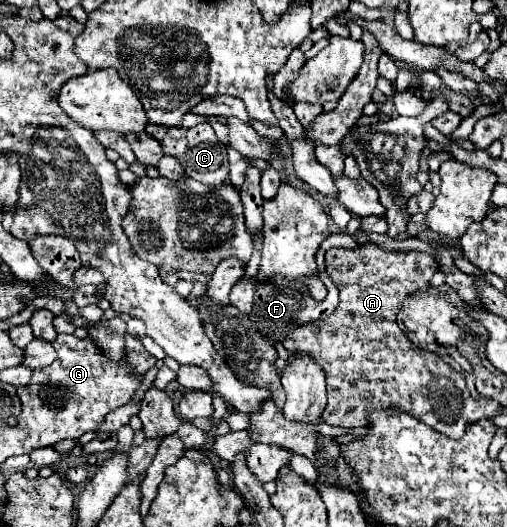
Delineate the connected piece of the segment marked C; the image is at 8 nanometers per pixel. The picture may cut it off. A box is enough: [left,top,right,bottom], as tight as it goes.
[146,123,228,185]

